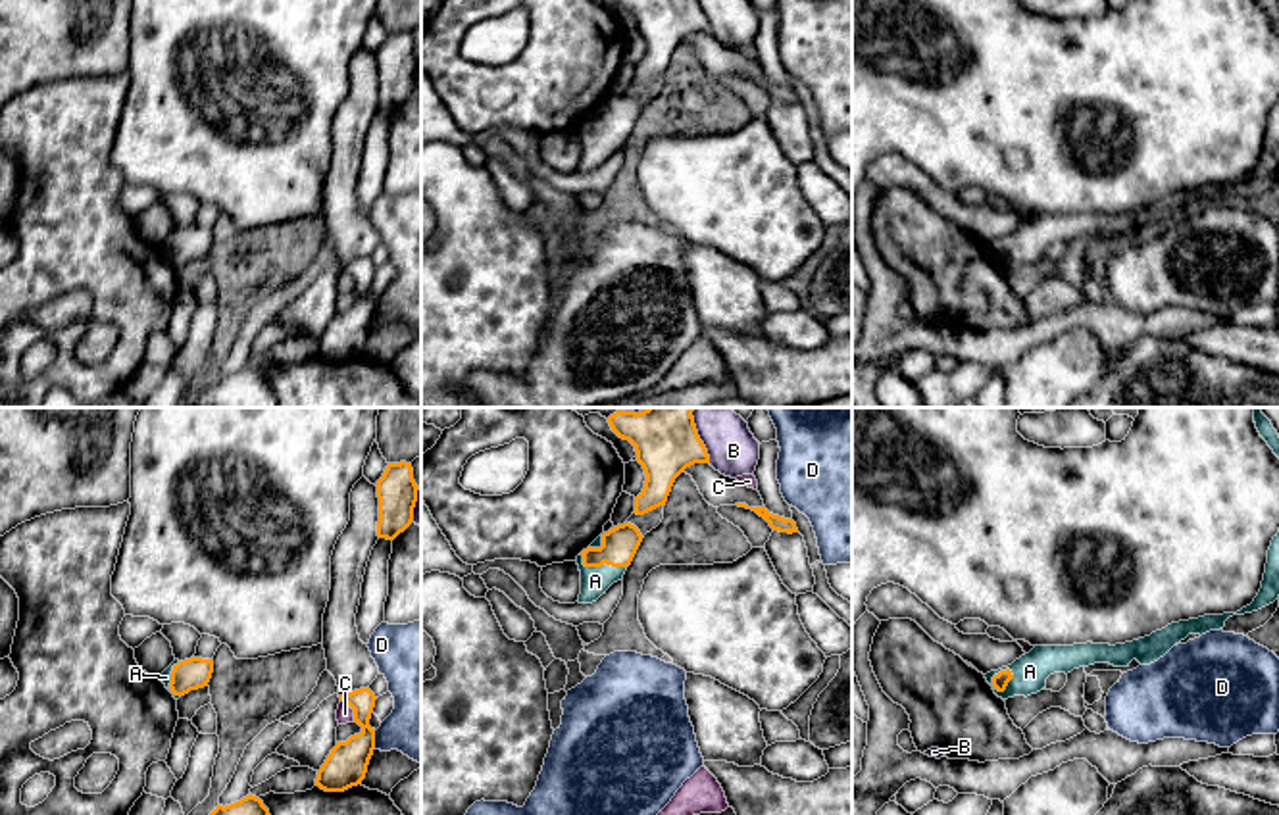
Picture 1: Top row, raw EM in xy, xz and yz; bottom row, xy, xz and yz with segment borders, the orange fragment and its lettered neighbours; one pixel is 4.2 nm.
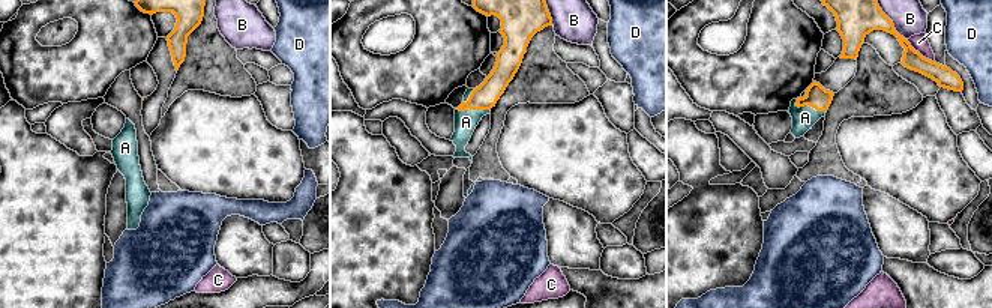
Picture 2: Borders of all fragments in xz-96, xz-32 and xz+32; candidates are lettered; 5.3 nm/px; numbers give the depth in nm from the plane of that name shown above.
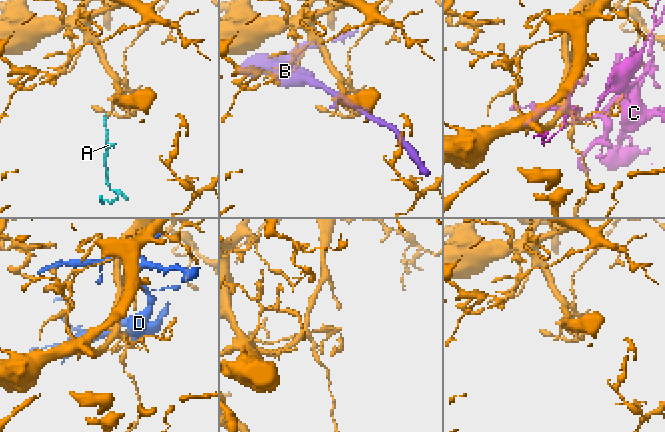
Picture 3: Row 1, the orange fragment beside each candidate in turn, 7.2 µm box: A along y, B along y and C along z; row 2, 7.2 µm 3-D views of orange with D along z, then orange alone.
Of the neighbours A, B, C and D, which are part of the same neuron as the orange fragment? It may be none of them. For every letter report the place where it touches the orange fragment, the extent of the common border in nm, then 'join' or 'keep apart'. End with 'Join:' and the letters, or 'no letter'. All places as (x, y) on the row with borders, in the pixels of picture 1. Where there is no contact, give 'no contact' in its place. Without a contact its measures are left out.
A: yz (1010, 679) | 120 nm | join
B: xz (697, 435) | 240 nm | keep apart
C: xy (352, 708) | 110 nm | keep apart
D: xy (374, 740) | 80 nm | keep apart
Join: A

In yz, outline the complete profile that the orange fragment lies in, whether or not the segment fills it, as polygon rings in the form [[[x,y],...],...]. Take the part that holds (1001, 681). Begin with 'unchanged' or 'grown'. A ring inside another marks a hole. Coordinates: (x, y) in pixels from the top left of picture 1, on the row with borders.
grown; [[[1279,532],[1273,536],[1271,546],[1267,550],[1267,563],[1266,563],[1266,573],[1262,580],[1262,588],[1254,602],[1246,607],[1242,607],[1237,613],[1223,613],[1223,615],[1204,615],[1198,619],[1189,619],[1189,621],[1179,621],[1171,623],[1162,630],[1152,632],[1150,636],[1125,642],[1125,644],[1073,644],[1073,646],[1035,646],[1029,654],[1021,655],[1016,659],[1012,665],[1002,667],[998,671],[991,671],[985,675],[987,682],[992,686],[994,694],[1002,700],[1014,698],[1014,696],[1031,696],[1046,686],[1046,679],[1054,673],[1071,673],[1073,669],[1079,667],[1089,667],[1094,663],[1110,663],[1114,667],[1129,667],[1133,659],[1137,659],[1141,665],[1150,665],[1164,657],[1175,644],[1185,640],[1189,634],[1206,634],[1210,630],[1219,630],[1225,627],[1225,621],[1233,615],[1244,615],[1258,611],[1269,604],[1273,604],[1279,598]]]

